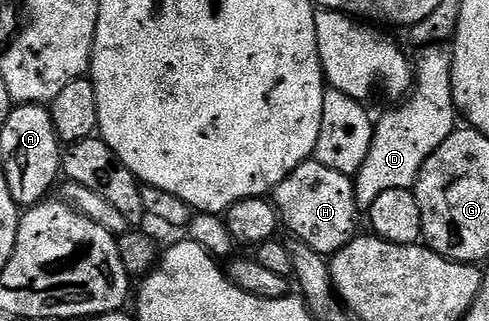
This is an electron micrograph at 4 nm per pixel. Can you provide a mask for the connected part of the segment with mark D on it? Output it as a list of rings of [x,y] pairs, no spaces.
[[[447,41],[421,47],[414,60],[414,87],[402,102],[405,103],[377,119],[370,152],[353,181],[356,203],[361,209],[366,210],[386,190],[413,189],[426,158],[456,130],[458,113],[453,101],[453,46],[453,41]]]

